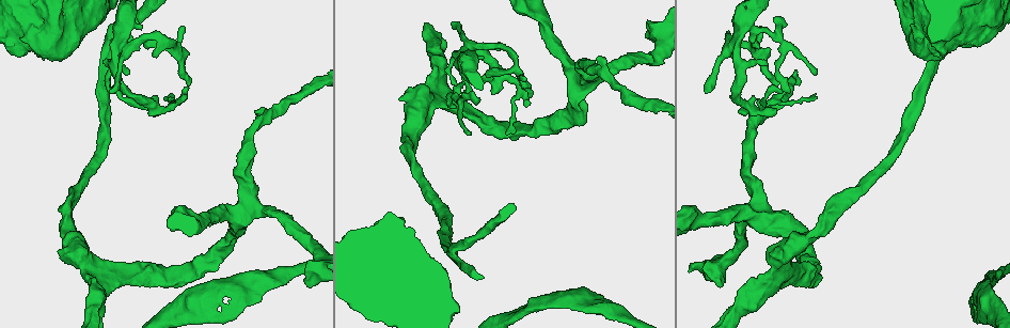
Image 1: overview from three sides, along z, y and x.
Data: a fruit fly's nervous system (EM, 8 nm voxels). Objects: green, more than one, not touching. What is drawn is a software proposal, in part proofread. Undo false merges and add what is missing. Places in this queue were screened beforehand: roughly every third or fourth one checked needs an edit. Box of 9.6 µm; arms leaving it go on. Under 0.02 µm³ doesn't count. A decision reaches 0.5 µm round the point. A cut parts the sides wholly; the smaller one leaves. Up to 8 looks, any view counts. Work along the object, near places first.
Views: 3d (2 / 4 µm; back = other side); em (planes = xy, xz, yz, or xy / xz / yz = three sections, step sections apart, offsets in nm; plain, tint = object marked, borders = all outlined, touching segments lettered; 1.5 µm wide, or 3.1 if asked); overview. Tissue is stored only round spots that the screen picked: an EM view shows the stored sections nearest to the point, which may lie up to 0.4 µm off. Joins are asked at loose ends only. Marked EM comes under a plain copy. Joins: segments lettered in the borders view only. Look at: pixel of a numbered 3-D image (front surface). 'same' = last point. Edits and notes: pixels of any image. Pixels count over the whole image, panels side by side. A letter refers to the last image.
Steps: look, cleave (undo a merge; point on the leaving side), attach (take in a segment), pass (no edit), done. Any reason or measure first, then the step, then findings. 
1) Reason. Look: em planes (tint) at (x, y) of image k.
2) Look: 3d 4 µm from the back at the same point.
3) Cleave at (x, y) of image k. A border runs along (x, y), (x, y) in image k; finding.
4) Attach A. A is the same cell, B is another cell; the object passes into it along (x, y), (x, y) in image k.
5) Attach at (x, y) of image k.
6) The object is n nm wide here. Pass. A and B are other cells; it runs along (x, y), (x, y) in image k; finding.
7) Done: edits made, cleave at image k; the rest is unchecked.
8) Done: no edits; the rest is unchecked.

Branch stops here. Look: 3d 2 µm at (255, 110) of image 1.

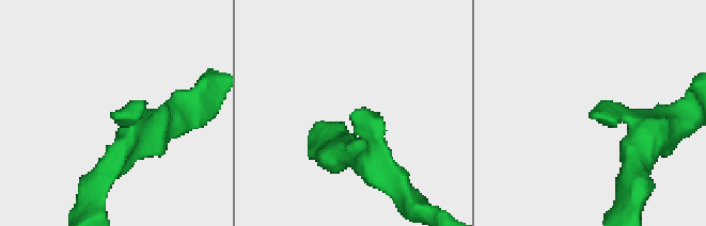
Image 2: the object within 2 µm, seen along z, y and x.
Look: em planes (borders) at (118, 114) of image 2.

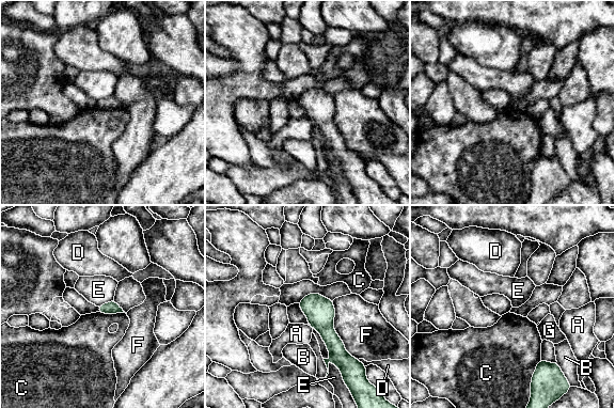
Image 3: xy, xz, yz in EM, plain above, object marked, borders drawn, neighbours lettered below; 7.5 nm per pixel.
Pass. A, B, C, D, E, F and G are other cells; a border runs along (313, 328), (342, 374) in image 3; none of them fits.

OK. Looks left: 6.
Thick turns thin. Look: 3d 4 µm at (58, 41) of image 1.

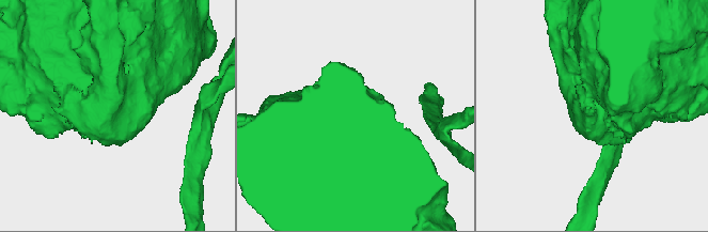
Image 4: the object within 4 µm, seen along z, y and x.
Need the tissue. Look: em 3.1 µm planes (borders) at (114, 114) of image 4.

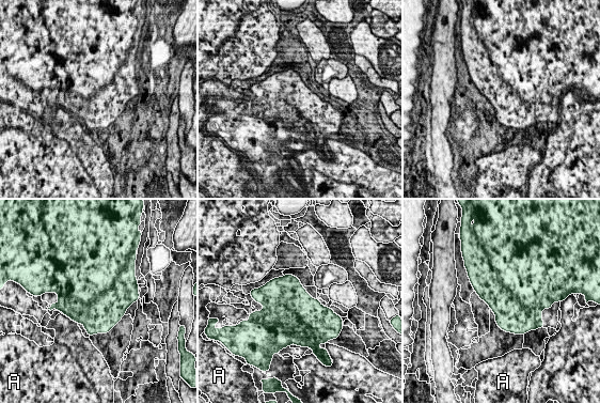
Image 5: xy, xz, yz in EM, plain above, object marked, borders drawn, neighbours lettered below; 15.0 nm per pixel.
The object is 600 nm wide here. Pass. A is another cell; a border runs along (64, 314), (78, 323) in image 5; continuous, no second cell.

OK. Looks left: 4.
A fork. Look: em xz step 8 (tint) at (168, 316) of image 1.

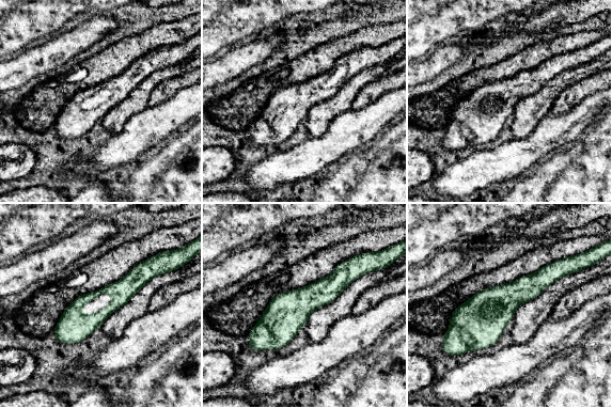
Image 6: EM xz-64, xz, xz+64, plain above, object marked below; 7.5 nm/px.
Look: em xz step 8 (borders) at the same point.

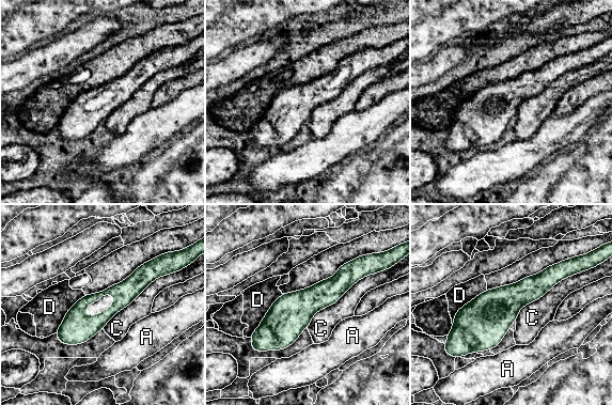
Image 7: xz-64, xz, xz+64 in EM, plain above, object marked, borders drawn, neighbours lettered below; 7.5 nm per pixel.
Pass. A, C and D are other cells; a border runs along (374, 273), (322, 308), (307, 327) in image 7; continuous, no second cell.

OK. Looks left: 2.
Done: no edits; the rest is unchecked.

